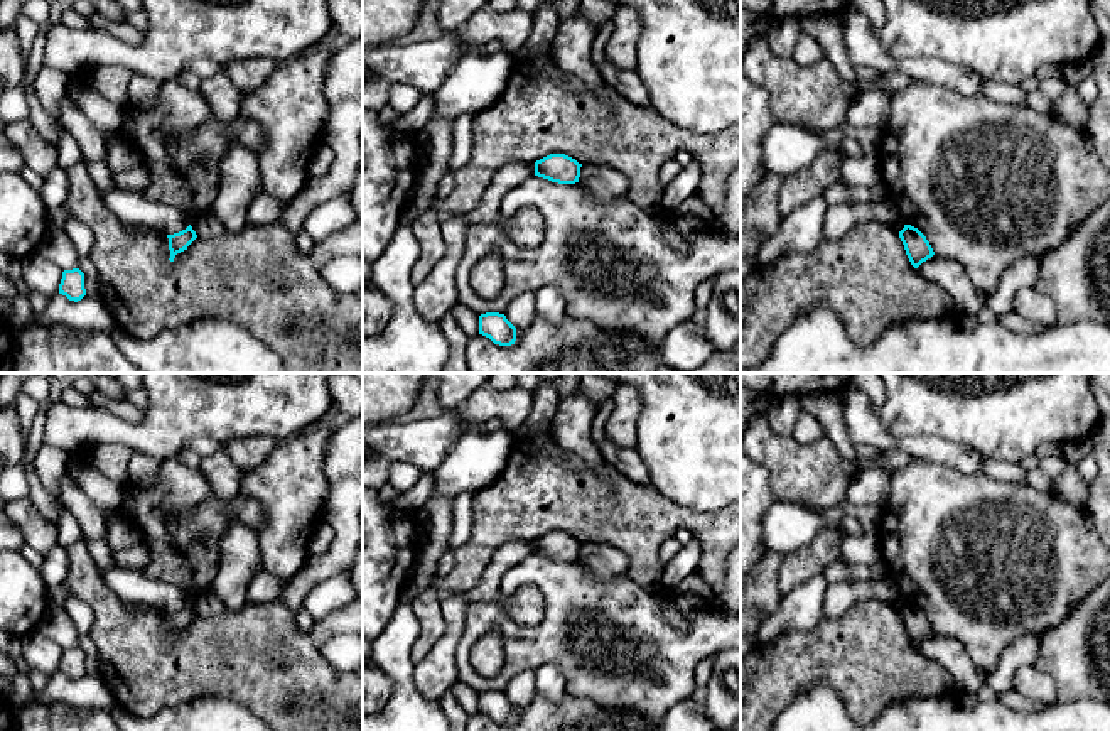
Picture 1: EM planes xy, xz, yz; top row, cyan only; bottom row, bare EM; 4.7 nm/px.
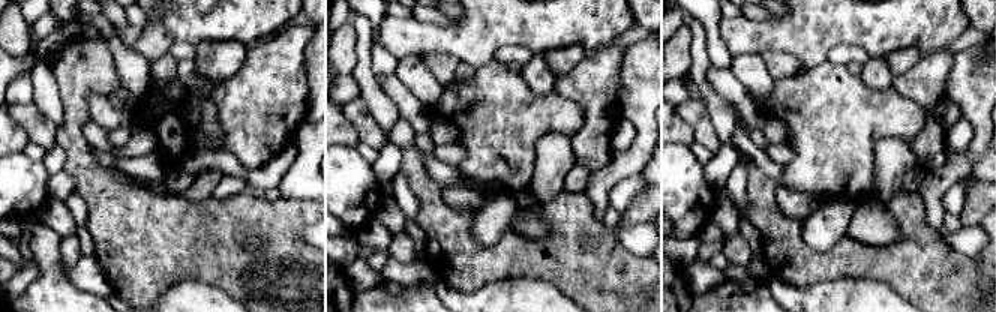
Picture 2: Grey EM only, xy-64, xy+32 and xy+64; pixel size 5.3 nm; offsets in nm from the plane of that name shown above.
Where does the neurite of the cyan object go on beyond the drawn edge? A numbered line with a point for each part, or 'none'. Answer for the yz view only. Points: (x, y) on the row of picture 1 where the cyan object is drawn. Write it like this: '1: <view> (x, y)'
none

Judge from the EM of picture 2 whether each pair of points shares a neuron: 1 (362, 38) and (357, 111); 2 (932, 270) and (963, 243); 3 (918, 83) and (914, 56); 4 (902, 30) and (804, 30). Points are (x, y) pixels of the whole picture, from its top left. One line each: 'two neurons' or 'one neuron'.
1: two neurons
2: two neurons
3: two neurons
4: one neuron

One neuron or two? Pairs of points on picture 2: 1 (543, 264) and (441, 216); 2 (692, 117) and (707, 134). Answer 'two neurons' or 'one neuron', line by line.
1: one neuron
2: one neuron

